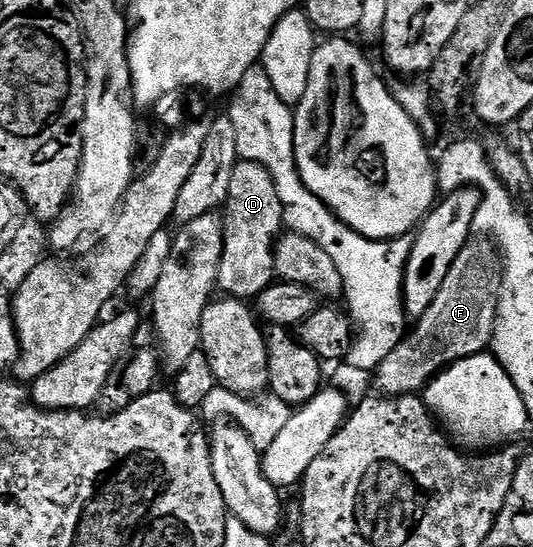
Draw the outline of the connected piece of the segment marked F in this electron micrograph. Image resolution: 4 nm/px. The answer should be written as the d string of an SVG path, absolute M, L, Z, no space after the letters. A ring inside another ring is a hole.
M489 237L470 238L455 257L451 273L443 280L443 289L419 317L417 328L378 365L375 378L382 396L400 397L424 392L438 374L472 355L482 354L493 342L493 330L505 280L503 256L498 244Z

